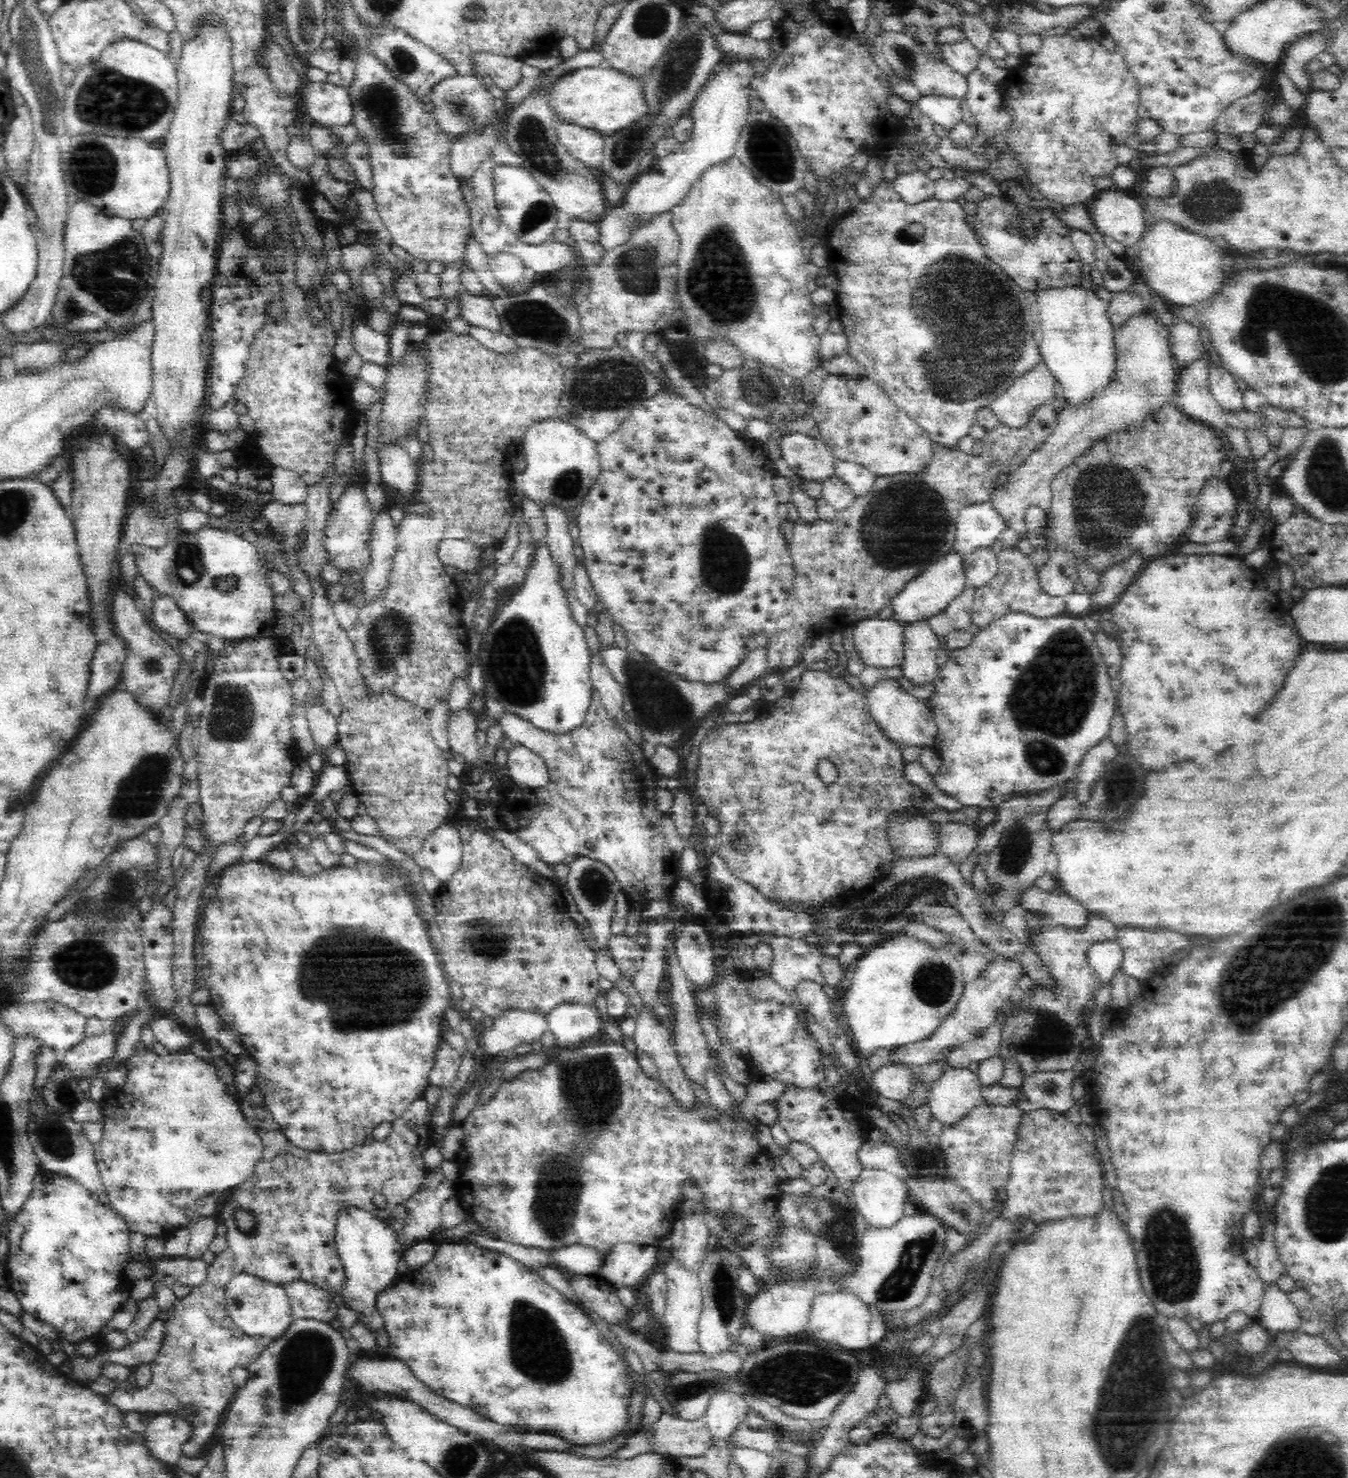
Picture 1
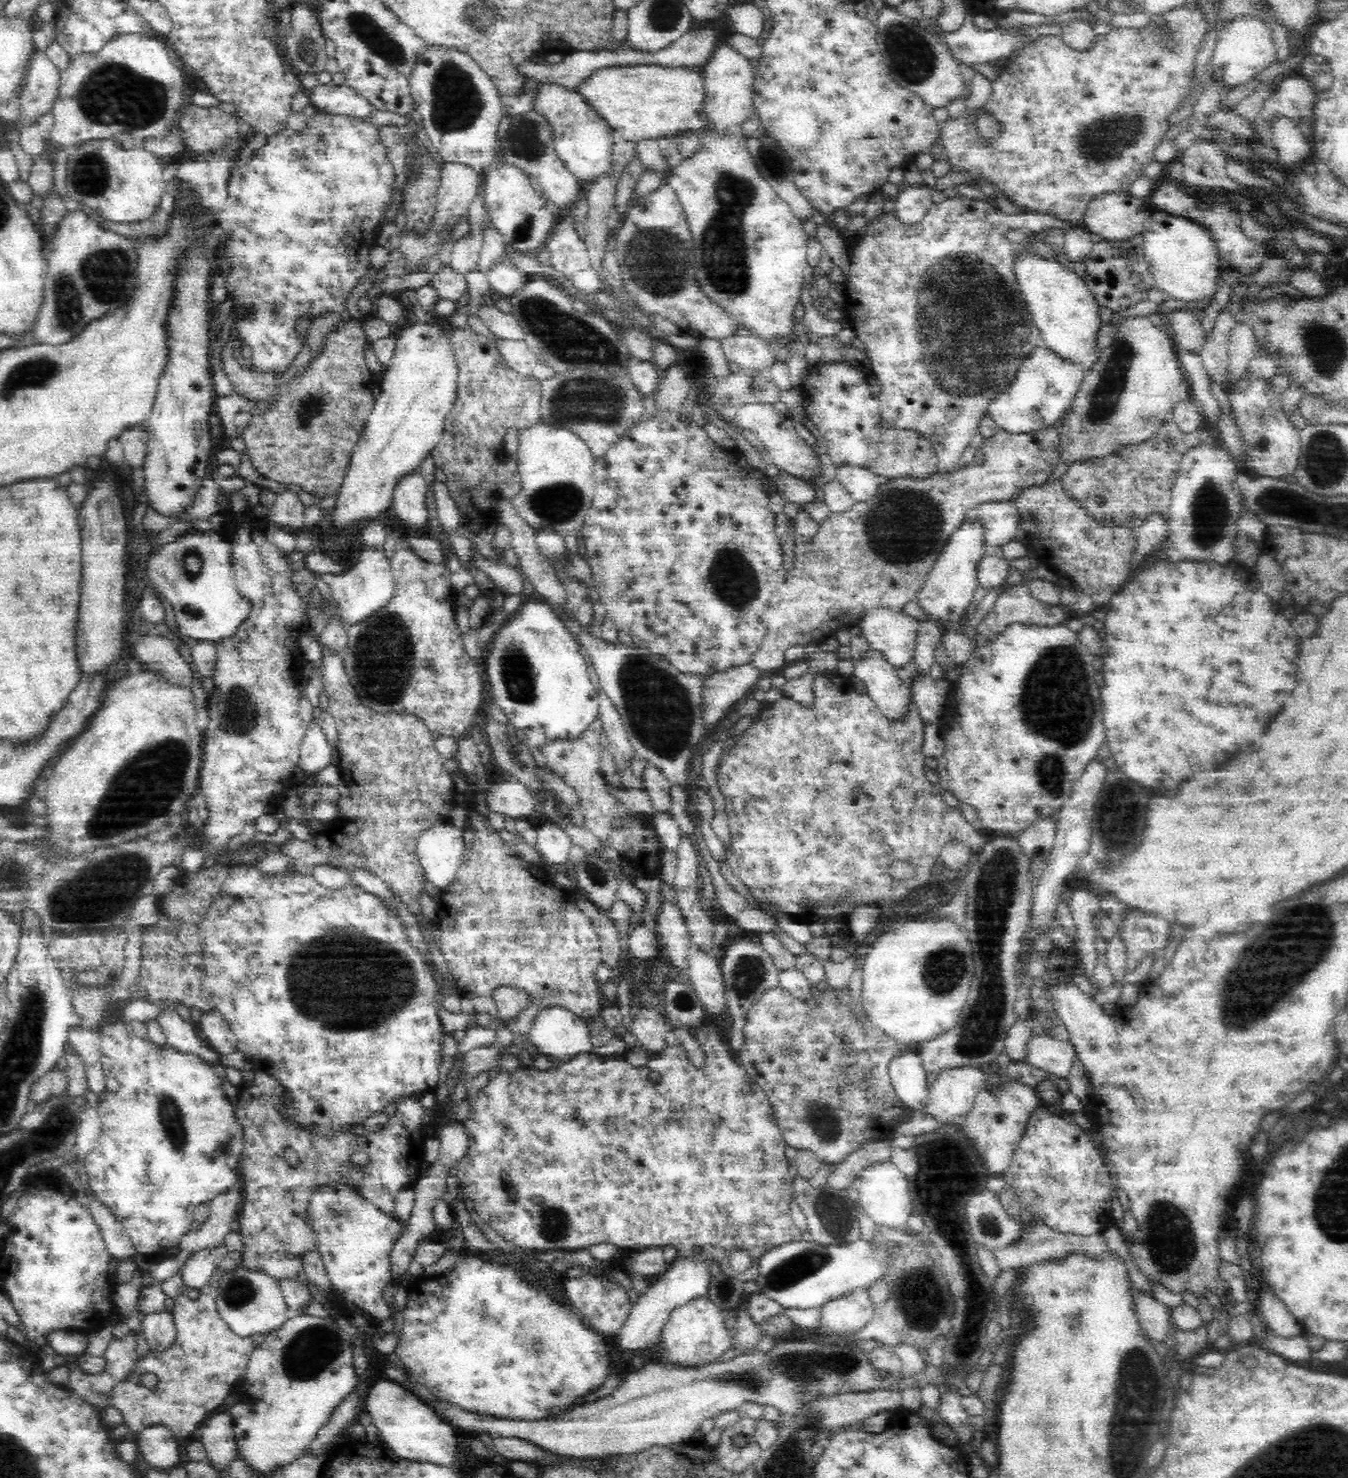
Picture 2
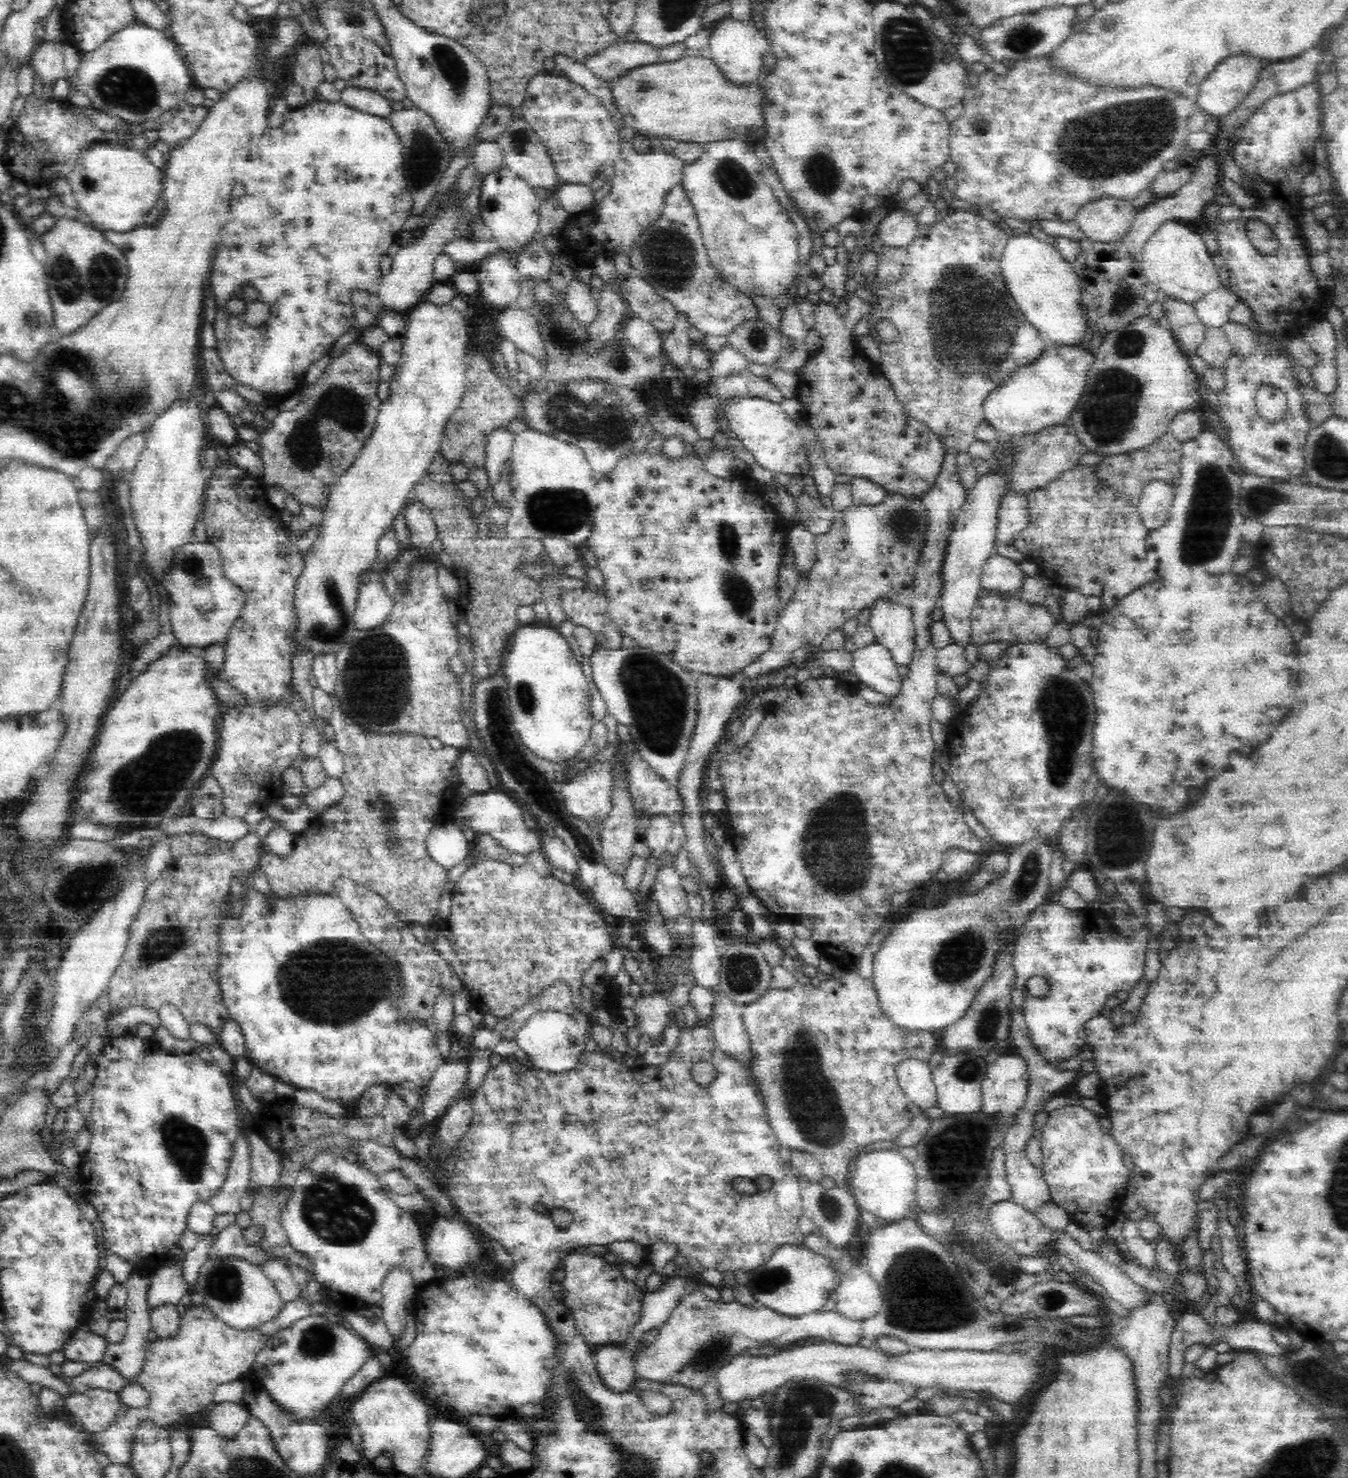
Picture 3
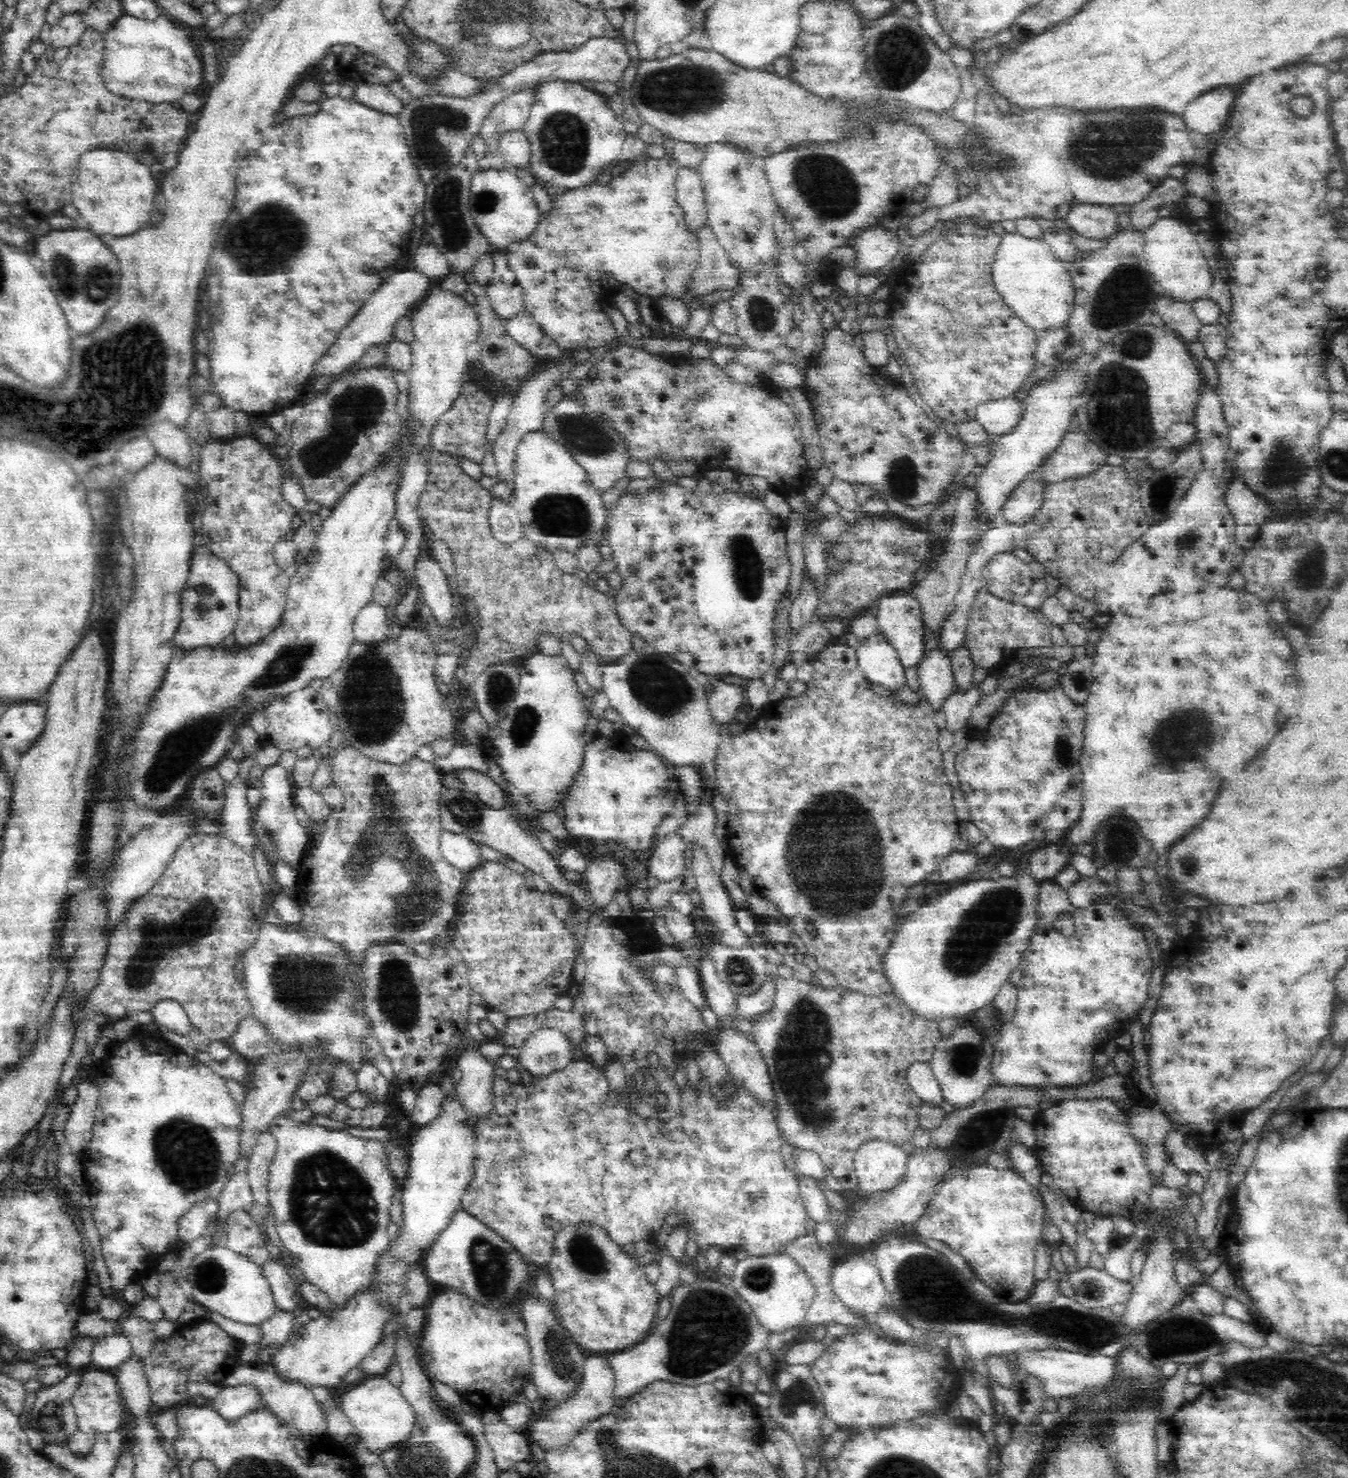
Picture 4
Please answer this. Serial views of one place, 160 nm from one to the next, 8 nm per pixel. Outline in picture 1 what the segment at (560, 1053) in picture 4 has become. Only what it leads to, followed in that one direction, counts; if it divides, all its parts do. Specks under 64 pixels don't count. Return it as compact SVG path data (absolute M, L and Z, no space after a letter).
M562 1004L555 1007L550 1012L543 1015L546 1019L546 1028L544 1031L550 1032L554 1038L554 1044L558 1049L575 1049L580 1046L584 1040L590 1039L594 1034L600 1032L601 1019L595 1006L584 1008L579 1006L572 1006L570 1004Z

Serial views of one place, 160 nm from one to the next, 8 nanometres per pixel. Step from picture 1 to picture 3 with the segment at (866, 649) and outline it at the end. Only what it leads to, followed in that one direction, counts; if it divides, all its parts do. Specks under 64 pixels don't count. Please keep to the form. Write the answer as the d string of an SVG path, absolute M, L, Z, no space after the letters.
M876 600L871 608L869 625L875 632L876 640L890 649L894 660L900 665L908 666L913 661L915 649L915 626L913 625L913 612L909 603L900 603L896 600Z

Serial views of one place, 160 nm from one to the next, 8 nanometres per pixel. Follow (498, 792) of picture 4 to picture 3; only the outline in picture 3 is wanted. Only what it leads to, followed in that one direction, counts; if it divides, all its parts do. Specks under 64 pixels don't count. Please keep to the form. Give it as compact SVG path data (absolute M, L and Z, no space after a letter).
M463 750L459 759L454 762L453 768L456 768L460 782L474 793L485 793L493 790L490 787L488 772L478 763L472 751Z

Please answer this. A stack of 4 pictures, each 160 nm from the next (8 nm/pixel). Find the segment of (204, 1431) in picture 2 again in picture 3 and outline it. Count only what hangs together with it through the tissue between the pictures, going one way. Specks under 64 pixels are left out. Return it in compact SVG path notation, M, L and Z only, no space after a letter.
M222 1400L216 1402L208 1412L211 1426L226 1435L238 1432L251 1417L250 1412L239 1400Z

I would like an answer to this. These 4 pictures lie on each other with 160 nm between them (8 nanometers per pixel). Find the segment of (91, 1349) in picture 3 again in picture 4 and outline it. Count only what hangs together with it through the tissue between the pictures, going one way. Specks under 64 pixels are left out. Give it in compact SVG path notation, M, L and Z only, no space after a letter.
M123 1334L105 1335L94 1346L93 1362L115 1368L126 1364L132 1358L131 1342Z

